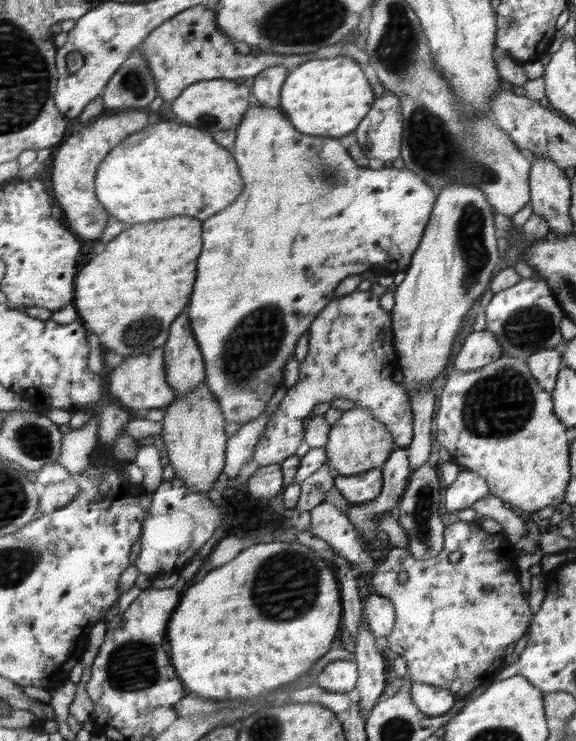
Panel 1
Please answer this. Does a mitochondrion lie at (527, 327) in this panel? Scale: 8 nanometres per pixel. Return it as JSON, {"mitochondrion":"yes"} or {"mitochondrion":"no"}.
{"mitochondrion":"yes"}

